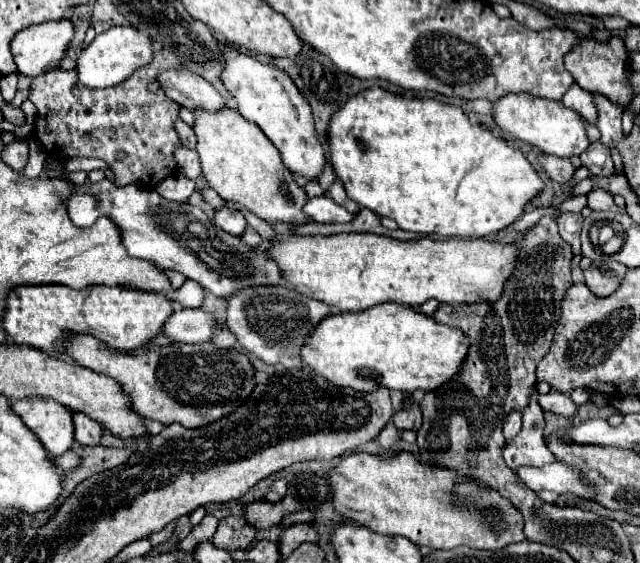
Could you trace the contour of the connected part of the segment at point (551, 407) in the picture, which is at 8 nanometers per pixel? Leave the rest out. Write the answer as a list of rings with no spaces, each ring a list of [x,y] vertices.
[[[550,391],[546,395],[538,393],[538,405],[544,409],[544,411],[552,411],[552,413],[560,413],[560,415],[574,415],[576,413],[576,405],[572,403],[570,397],[566,397],[564,393],[558,393],[558,391]]]

